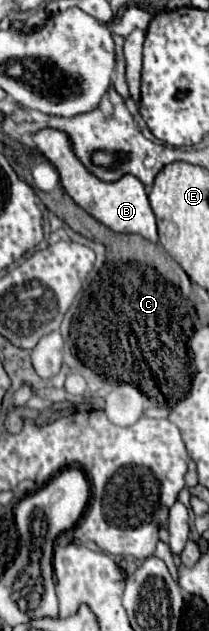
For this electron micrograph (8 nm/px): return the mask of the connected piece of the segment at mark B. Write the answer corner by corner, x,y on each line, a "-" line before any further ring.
44,129
32,137
34,145
42,151
42,155
56,167
60,175
60,183
64,191
74,199
76,205
80,205
84,211
88,211
96,221
104,223
116,233
138,233
144,239
158,243
156,233
156,219
152,213
152,207
148,203
148,195
144,191
144,185
134,175
124,175
118,183
102,183
92,173
84,169
84,165
74,157
70,143
66,139
66,133
56,129

